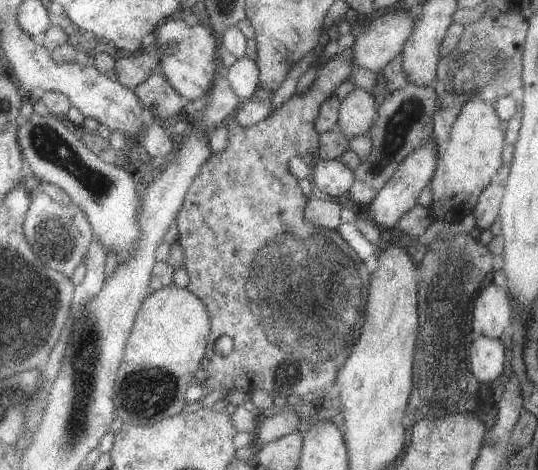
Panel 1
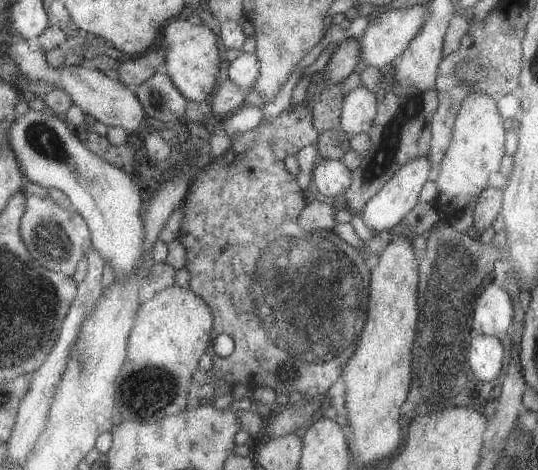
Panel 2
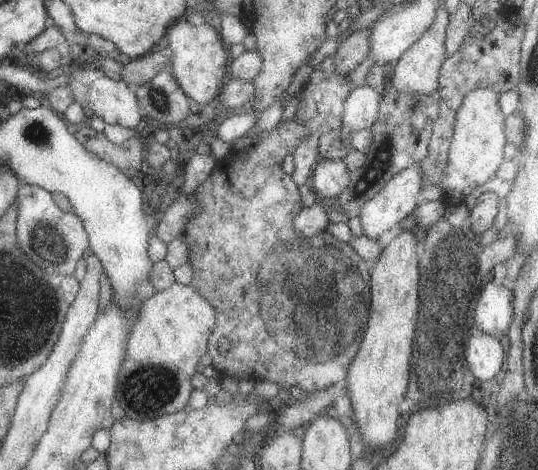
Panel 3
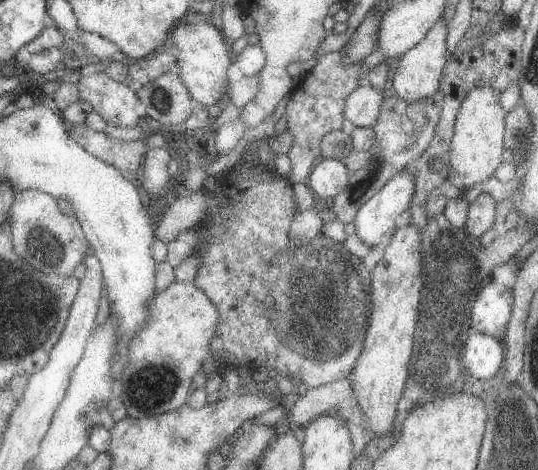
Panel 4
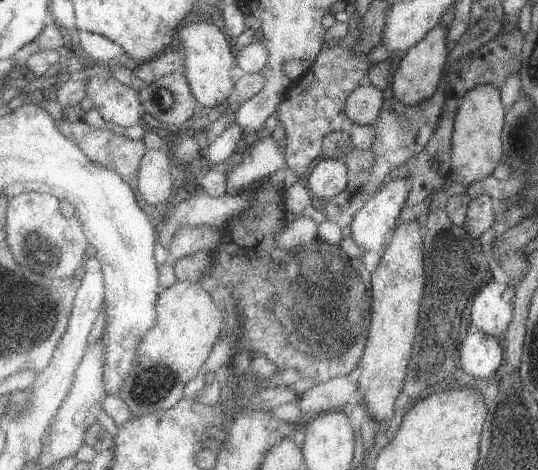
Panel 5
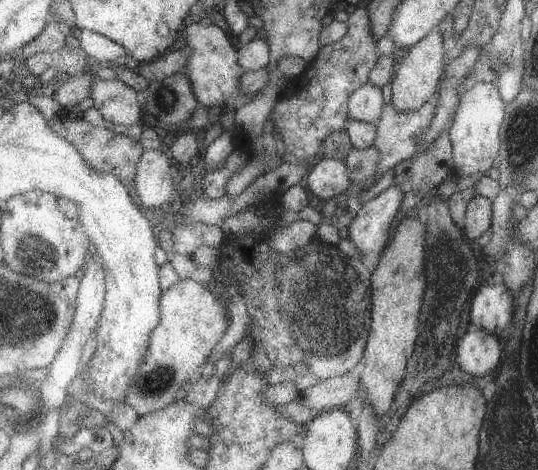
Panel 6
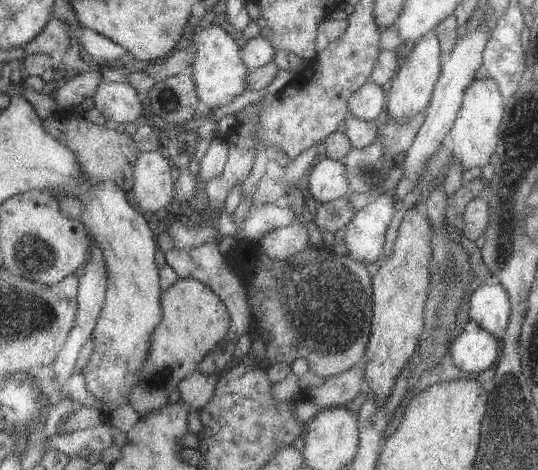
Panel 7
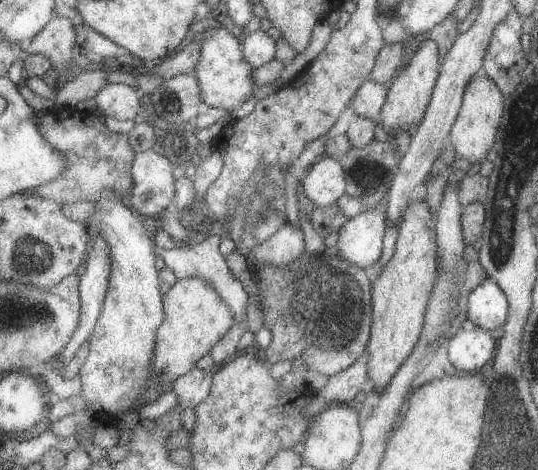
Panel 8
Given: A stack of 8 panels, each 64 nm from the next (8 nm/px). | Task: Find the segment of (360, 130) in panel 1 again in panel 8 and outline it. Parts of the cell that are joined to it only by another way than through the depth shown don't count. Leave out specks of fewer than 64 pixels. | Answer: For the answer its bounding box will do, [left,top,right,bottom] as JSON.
[349,80,387,122]

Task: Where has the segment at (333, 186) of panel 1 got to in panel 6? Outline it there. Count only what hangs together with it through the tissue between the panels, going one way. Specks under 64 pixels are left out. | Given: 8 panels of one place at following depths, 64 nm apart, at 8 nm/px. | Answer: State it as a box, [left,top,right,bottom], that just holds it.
[307,158,349,202]

